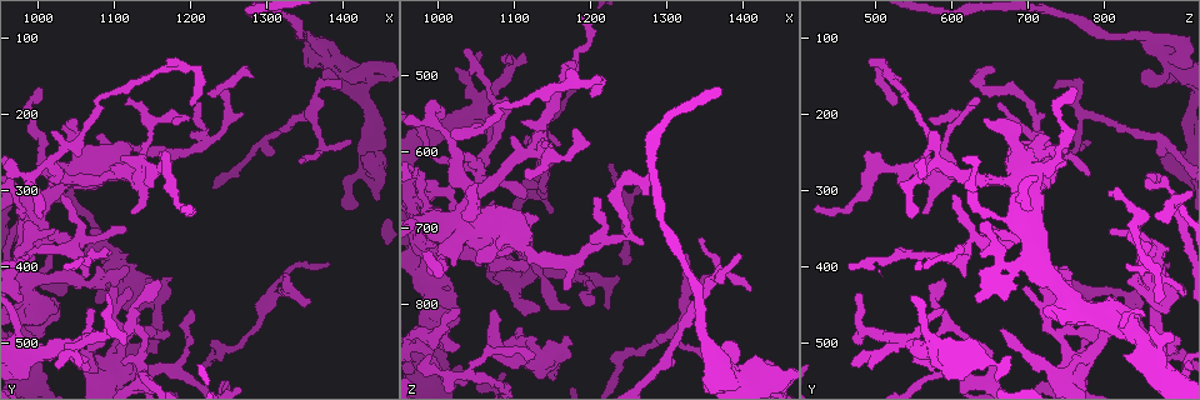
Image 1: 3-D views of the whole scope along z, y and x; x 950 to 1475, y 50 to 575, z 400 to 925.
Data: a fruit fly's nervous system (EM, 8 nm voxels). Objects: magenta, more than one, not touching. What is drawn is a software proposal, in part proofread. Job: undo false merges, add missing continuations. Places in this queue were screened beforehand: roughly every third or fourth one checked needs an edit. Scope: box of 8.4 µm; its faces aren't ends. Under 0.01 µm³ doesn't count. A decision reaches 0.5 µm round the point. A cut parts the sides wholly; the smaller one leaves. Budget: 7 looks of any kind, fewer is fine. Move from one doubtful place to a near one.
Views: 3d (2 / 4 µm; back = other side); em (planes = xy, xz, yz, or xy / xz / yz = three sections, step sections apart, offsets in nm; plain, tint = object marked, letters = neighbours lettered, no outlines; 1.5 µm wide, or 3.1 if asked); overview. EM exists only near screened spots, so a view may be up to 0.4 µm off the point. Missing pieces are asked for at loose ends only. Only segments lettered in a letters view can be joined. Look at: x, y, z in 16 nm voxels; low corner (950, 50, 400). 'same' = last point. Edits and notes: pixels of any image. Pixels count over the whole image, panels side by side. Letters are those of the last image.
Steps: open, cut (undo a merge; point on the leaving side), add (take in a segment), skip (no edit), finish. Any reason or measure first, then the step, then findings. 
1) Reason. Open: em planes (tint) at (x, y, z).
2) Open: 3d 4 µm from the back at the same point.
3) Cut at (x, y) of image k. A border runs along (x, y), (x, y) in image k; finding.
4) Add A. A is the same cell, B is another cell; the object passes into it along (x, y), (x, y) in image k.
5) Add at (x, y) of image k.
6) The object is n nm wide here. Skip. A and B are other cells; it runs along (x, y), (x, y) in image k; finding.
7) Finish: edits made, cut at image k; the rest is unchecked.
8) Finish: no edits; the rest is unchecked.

An open end. Open: em yz step 4 (tint) at (1030, 300, 805).

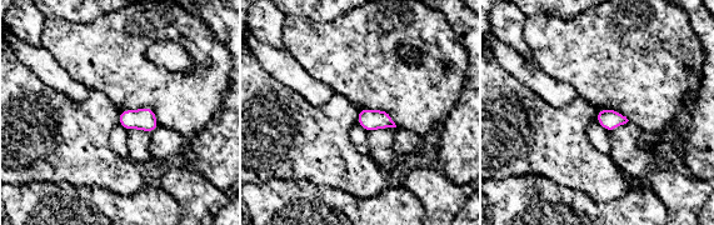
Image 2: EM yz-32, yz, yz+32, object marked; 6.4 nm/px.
Open: em planes (tint) at the same point.

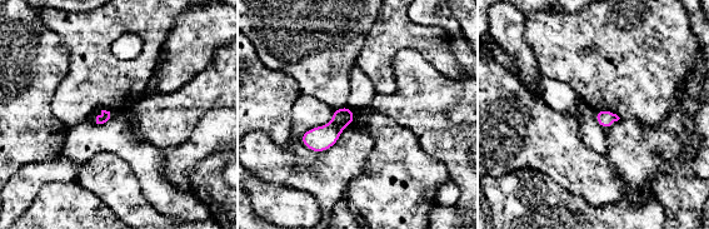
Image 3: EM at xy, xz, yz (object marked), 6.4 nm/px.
What lies round it. Open: em planes (letters) at the same point.

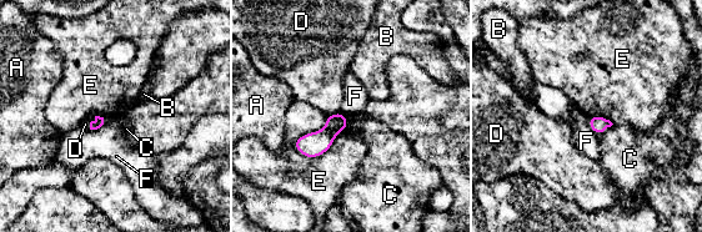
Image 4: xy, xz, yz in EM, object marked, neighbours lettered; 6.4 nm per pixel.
Skip. A, B, C, D, E and F are other cells; a border runs along (346, 116), (320, 155), (292, 146) in image 4; none of them fits.

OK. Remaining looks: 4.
Free end. Open: em yz step 8 (letters) at (1395, 165, 730).

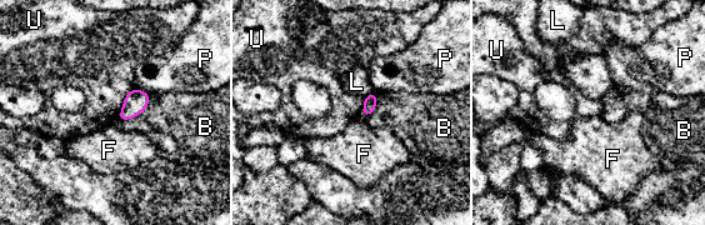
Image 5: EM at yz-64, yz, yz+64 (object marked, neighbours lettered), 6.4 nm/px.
Another direction. Open: em planes (letters) at the same point.

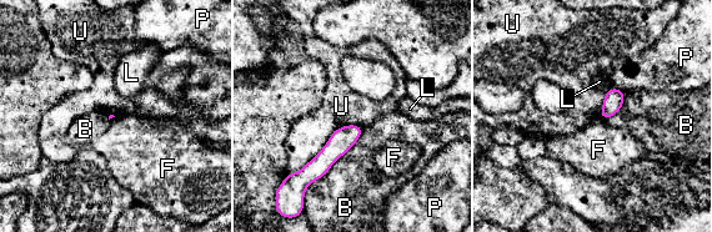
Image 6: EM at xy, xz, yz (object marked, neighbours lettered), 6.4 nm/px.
Skip. B, F, L, P and U are other cells; none of them fits.

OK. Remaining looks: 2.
Finish: no edits; the rest is unchecked.

